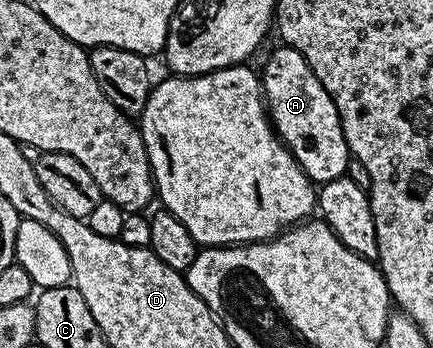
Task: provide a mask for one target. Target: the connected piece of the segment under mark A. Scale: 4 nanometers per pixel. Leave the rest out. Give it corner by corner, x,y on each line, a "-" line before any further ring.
277,46
266,58
265,69
260,69
259,79
273,131
314,185
320,186
346,175
351,153
343,134
339,110
335,110
331,94
327,94
319,78
315,78
303,54
288,46

